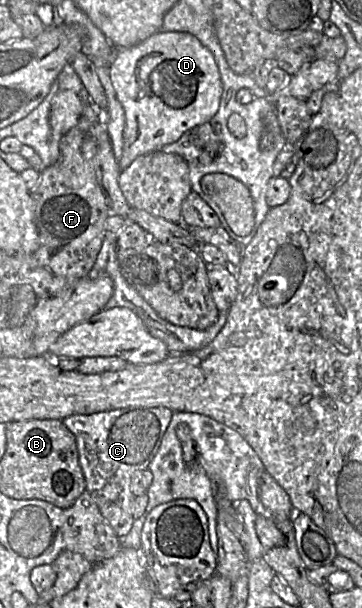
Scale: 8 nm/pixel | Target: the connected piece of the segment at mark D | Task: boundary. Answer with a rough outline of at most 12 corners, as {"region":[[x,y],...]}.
{"region":[[189,33],[120,48],[121,171],[210,121],[222,81]]}

